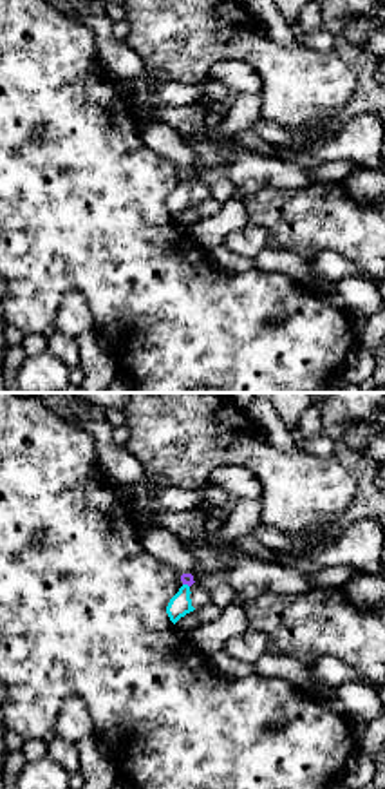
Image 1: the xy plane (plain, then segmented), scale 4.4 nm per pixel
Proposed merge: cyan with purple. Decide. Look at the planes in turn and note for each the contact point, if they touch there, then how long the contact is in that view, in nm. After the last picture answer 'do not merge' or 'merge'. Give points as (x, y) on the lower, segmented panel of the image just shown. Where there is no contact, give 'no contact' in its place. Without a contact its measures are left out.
(187, 585) | 40 nm

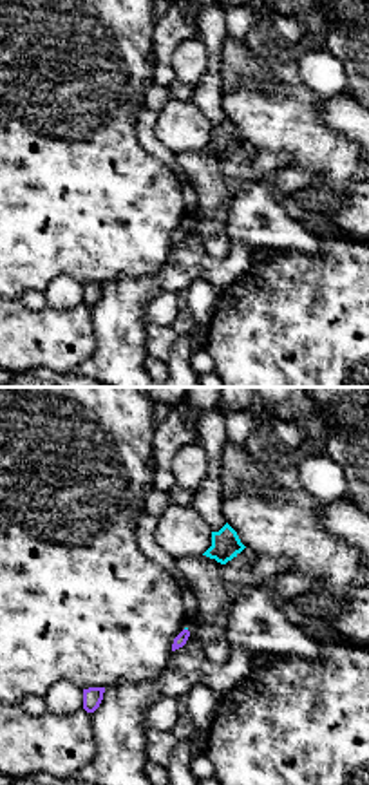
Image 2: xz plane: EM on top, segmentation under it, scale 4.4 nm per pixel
no contact

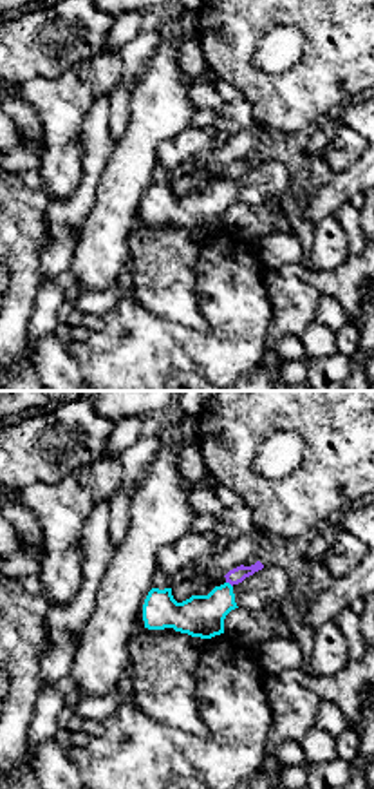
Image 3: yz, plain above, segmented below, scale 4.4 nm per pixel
(230, 585) | 40 nm

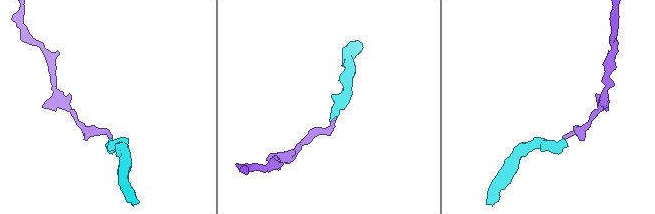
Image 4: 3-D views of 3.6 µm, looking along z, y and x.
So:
do not merge

